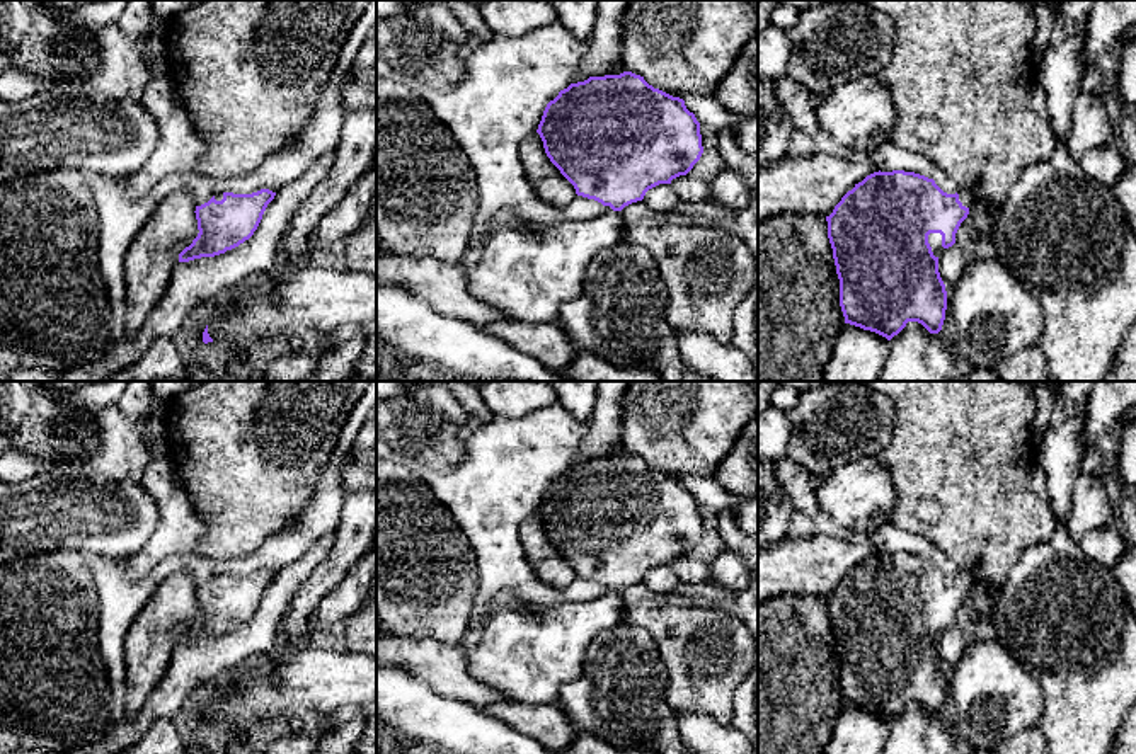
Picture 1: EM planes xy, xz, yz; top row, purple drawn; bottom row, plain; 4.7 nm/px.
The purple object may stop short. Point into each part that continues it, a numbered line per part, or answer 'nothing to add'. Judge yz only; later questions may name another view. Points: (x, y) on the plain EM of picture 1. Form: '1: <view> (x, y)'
1: yz (934, 620)

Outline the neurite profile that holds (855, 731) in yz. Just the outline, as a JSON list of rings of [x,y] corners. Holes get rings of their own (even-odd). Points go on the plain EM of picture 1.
[[[845,705],[824,754],[882,754],[887,728],[886,718]]]

